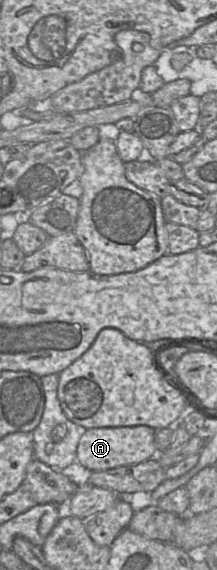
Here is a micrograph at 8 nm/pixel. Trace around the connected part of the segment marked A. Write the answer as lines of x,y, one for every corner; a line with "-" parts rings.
146,425
122,427
96,427
81,436
76,460
91,471
104,471
115,467
133,465
154,458
158,454
155,429

